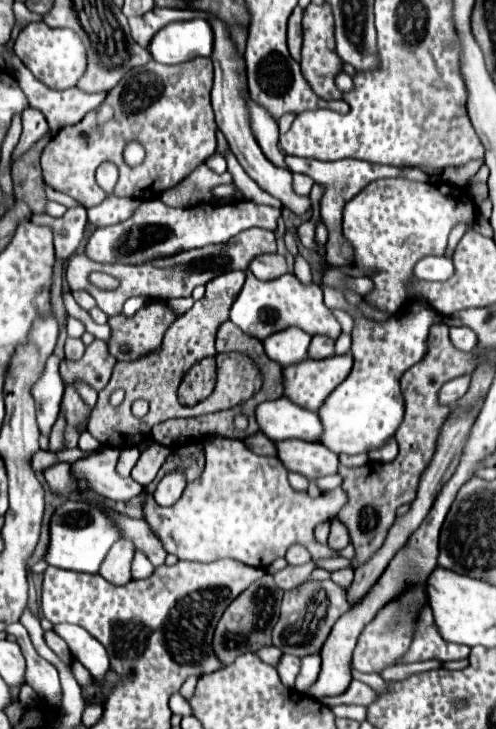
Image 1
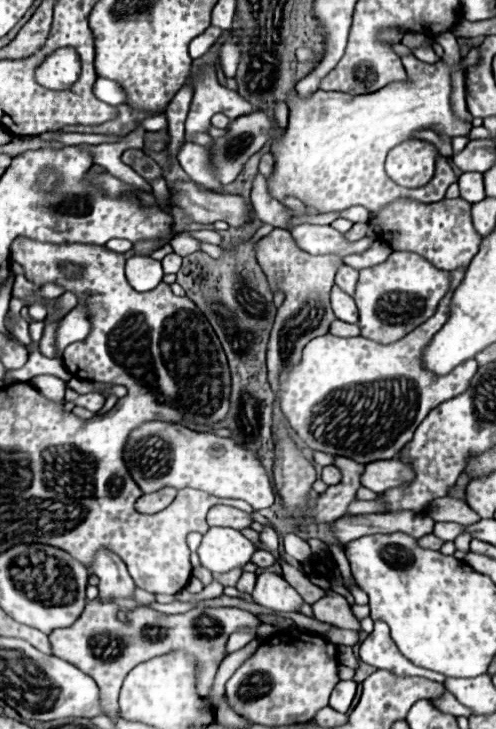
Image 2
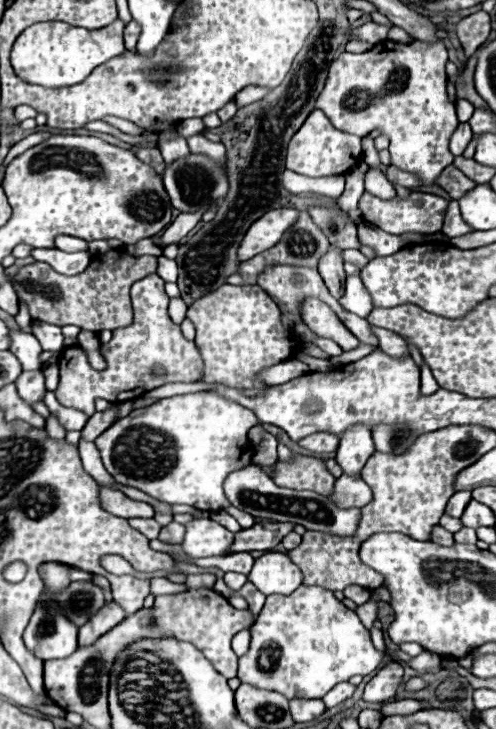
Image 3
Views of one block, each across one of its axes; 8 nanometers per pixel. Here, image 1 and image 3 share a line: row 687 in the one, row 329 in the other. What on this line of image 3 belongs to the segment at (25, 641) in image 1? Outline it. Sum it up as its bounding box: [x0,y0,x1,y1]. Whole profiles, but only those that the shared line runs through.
[32,320,64,352]

